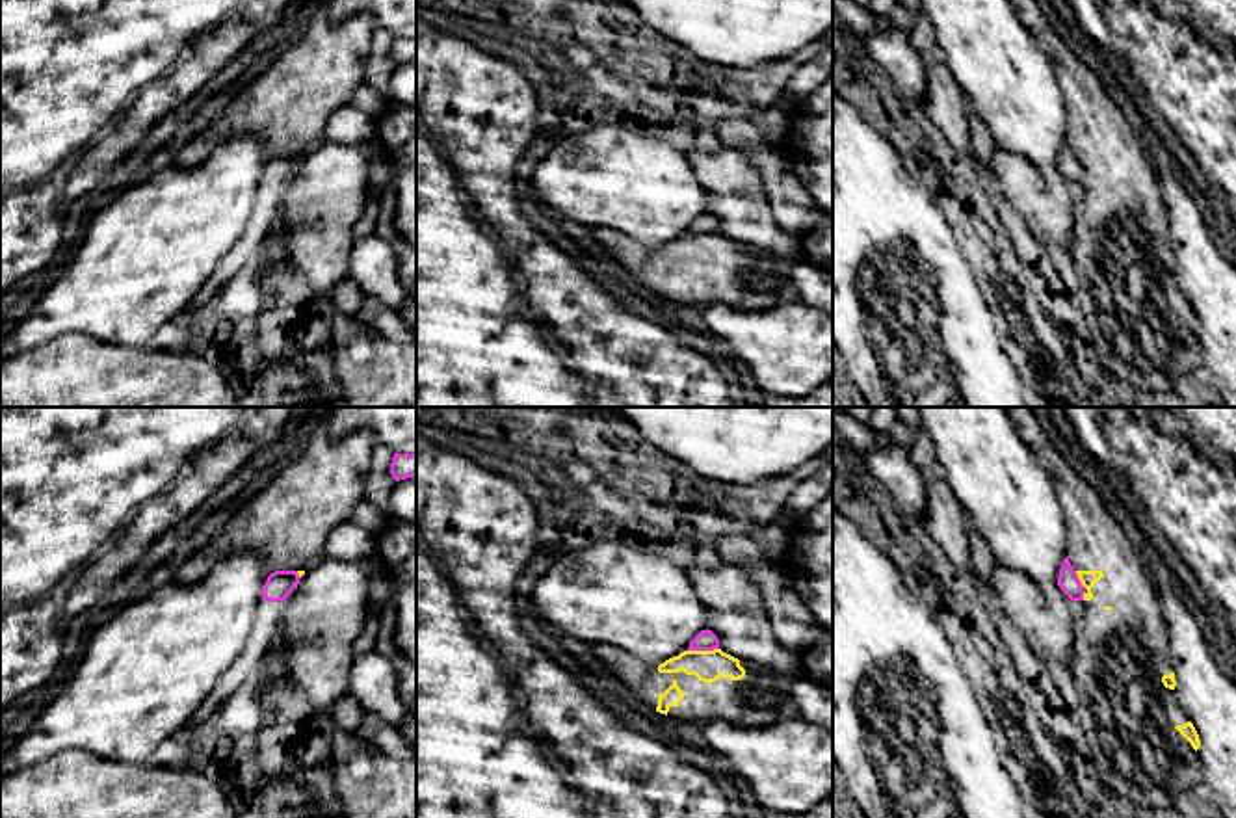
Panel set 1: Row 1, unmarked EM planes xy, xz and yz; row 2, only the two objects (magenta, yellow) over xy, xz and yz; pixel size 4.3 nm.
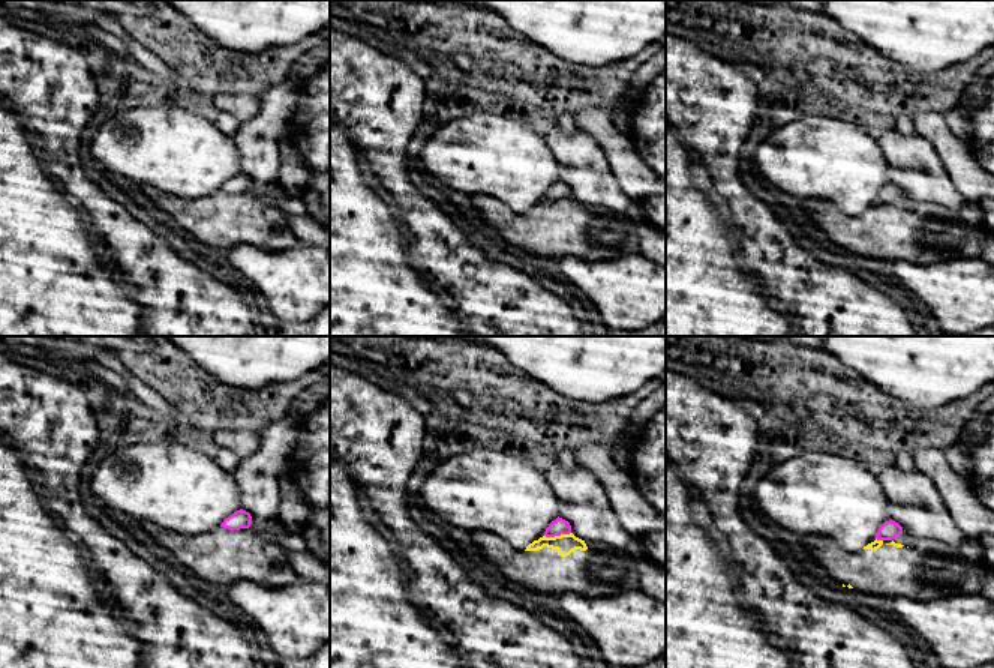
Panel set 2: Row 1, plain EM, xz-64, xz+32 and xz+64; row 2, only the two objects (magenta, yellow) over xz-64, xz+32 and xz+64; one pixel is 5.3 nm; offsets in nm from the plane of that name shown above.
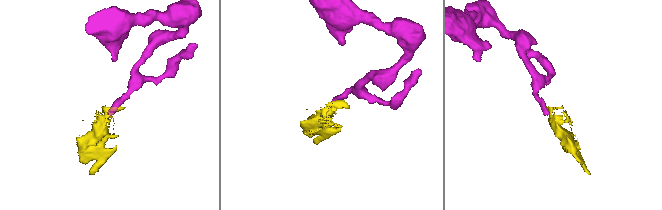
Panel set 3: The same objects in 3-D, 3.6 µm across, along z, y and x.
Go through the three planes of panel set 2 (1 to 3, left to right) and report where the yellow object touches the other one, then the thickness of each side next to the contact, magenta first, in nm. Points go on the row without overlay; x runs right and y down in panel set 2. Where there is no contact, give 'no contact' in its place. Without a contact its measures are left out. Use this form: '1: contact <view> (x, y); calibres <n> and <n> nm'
1: no contact
2: contact xz+32 (556, 198); calibres 90 and 110 nm
3: contact xz+64 (879, 203); calibres 100 and 50 nm

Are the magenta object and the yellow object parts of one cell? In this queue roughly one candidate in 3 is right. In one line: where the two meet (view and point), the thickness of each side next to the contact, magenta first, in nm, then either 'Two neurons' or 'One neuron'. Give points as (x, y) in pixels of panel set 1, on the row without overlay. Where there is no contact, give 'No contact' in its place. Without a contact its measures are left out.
Touches magenta at xz (703, 233). Thickness 90 nm (magenta) against 140 nm. Two neurons

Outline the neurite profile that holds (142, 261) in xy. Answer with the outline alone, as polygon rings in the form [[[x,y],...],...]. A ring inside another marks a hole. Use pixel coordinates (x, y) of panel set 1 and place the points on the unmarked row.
[[[236,134],[216,145],[203,162],[175,164],[115,191],[110,204],[87,219],[59,277],[7,327],[17,351],[65,335],[85,335],[125,348],[149,346],[162,323],[184,318],[245,231],[270,158],[270,145],[256,134]]]

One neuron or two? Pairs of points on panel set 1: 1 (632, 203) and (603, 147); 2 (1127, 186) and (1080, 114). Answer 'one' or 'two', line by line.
1: one
2: one

